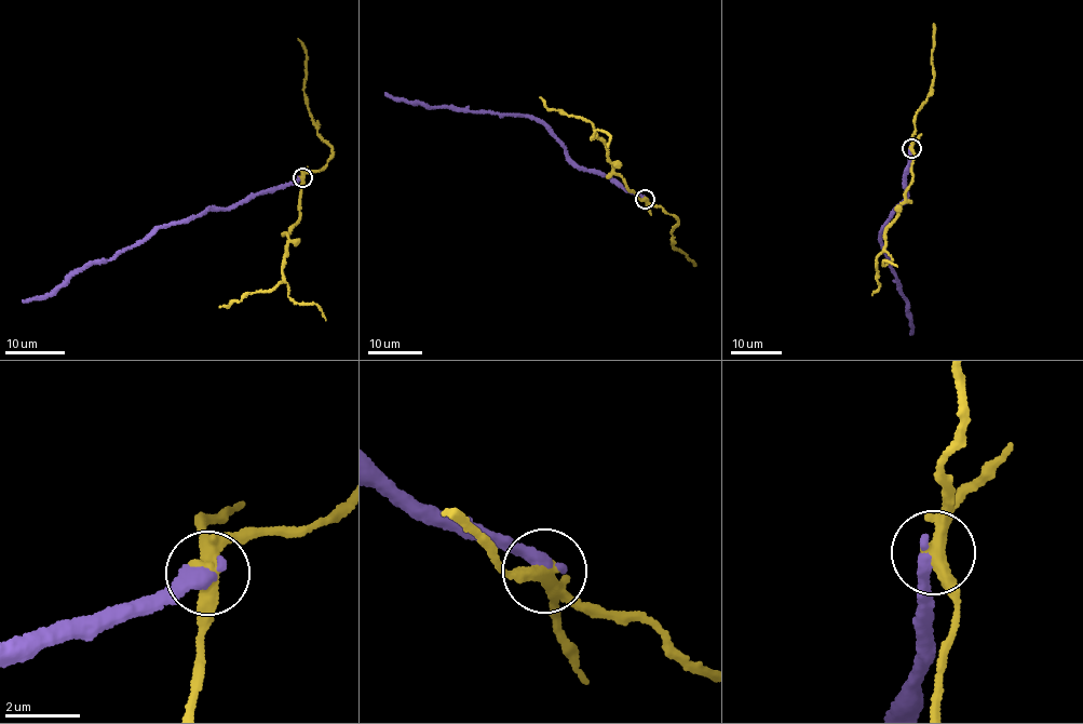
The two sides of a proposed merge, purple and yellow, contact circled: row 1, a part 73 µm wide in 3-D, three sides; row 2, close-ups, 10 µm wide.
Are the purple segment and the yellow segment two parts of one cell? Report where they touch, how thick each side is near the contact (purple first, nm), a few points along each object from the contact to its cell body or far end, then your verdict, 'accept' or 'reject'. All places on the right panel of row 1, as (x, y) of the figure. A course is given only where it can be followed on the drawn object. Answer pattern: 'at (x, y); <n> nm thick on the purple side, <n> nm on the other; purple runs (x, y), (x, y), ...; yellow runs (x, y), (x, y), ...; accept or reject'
at (911, 148); 440 nm thick on the purple side, 340 nm on the other; purple runs (910, 148), (905, 176), (908, 191), (885, 220), (881, 241), (906, 297), (914, 329), (910, 335); yellow runs (910, 148), (912, 180), (895, 219), (884, 233), (884, 249), (878, 255), (876, 266), (879, 284), (872, 295); reject

